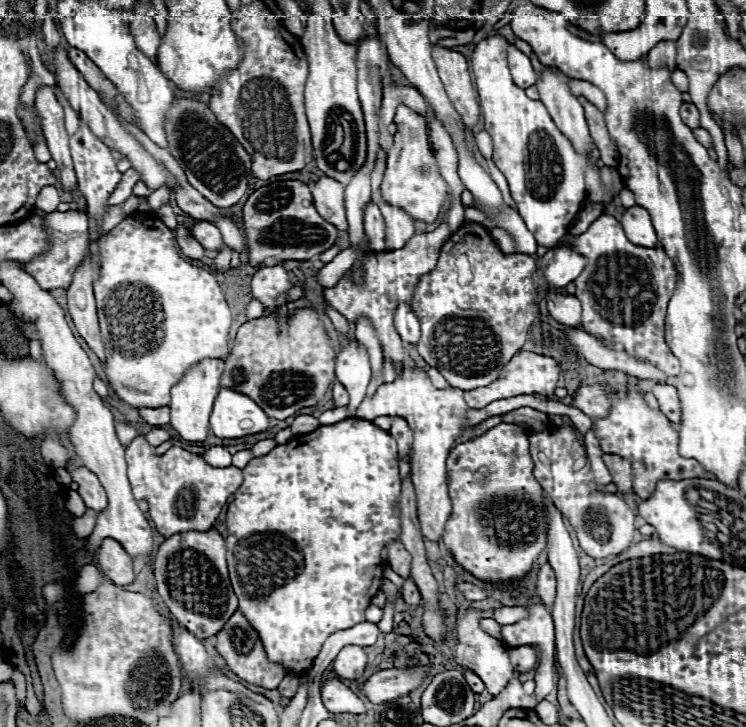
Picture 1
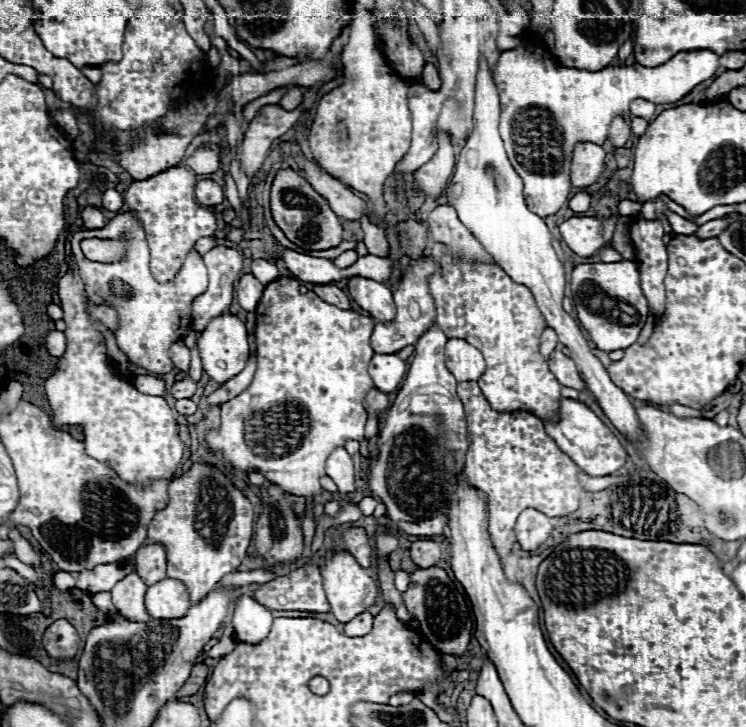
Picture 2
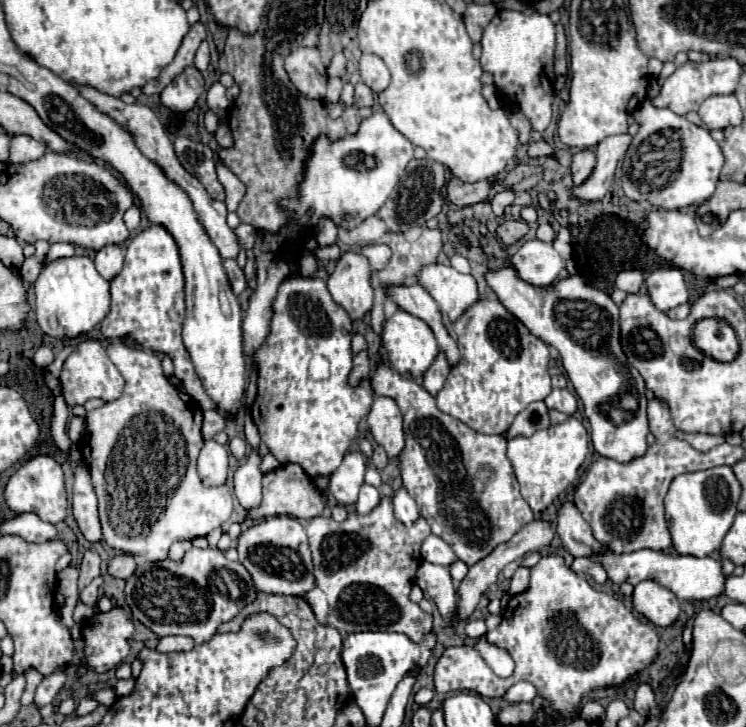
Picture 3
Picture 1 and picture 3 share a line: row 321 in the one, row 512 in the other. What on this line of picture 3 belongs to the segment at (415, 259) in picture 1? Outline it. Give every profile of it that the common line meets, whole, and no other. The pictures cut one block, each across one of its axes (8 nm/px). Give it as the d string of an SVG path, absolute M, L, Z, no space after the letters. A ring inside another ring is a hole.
M384 496L366 516L348 512L344 522L312 518L306 532L318 586L304 598L322 624L334 626L342 634L364 630L400 632L408 634L412 642L420 642L420 638L432 630L432 614L408 598L420 566L420 546L424 538L430 536L430 526L424 518L418 518L412 526L404 526L392 512L392 500Z

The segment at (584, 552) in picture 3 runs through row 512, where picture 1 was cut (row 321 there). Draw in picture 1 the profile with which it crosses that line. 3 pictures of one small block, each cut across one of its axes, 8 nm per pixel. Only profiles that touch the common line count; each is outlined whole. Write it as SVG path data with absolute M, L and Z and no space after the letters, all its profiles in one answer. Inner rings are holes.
M546 292L546 300L548 300L548 312L550 316L564 324L564 326L580 326L580 302L576 296L562 296L562 294L554 294L554 292Z

